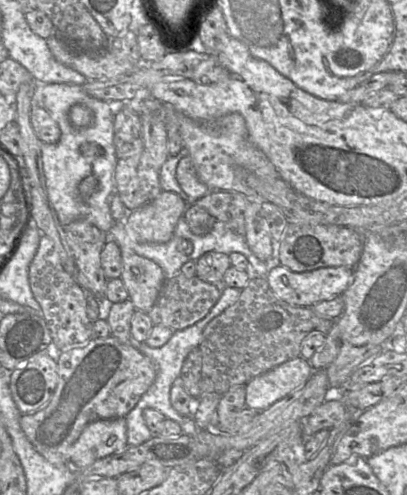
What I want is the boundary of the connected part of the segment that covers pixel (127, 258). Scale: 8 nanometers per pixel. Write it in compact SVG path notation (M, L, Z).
M121 249L122 273L120 279L135 310L148 313L157 300L166 279L162 268L151 259L137 255L130 249Z

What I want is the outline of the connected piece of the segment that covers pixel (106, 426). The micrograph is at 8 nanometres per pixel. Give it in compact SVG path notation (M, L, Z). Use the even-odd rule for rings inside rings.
M125 418L101 419L89 423L70 448L69 464L73 469L82 469L98 459L122 452L127 445L127 427Z

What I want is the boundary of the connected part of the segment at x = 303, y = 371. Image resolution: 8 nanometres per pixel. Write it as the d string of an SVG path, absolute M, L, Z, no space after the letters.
M302 356L290 359L245 384L245 405L260 412L302 387L313 373Z

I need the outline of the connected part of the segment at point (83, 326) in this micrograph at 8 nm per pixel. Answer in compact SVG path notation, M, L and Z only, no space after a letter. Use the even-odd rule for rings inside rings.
M44 234L40 237L38 249L29 265L28 278L52 341L60 350L81 346L93 337L93 322L86 313L85 290L64 269L52 239Z

